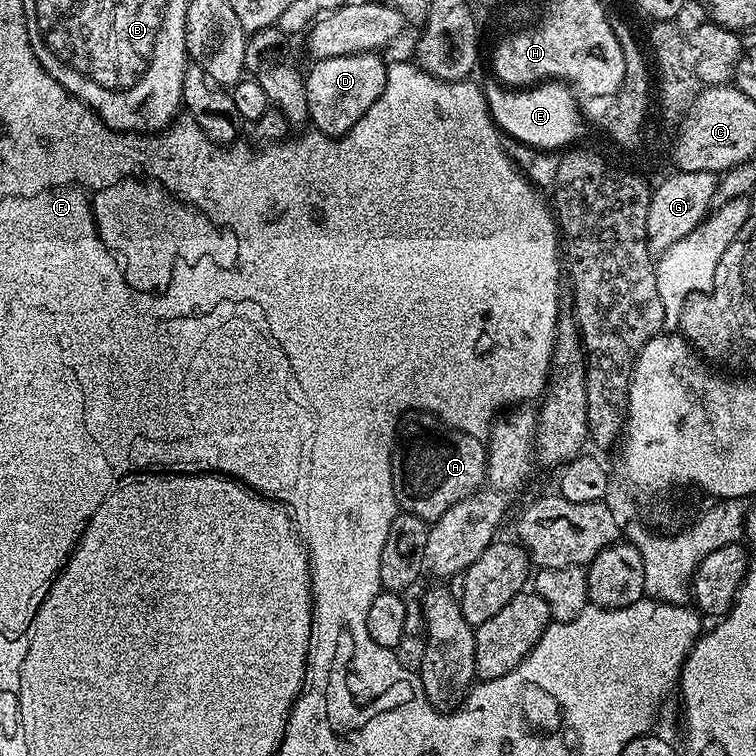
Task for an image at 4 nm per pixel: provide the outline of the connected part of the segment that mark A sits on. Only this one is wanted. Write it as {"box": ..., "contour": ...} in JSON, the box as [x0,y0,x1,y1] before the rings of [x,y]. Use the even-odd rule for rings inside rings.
{"box":[392,410,488,522],"contour":[[[413,410],[400,417],[396,446],[392,450],[392,489],[397,505],[408,513],[429,522],[438,519],[450,507],[485,487],[488,479],[488,449],[485,441],[457,428],[450,428],[437,416]]]}

